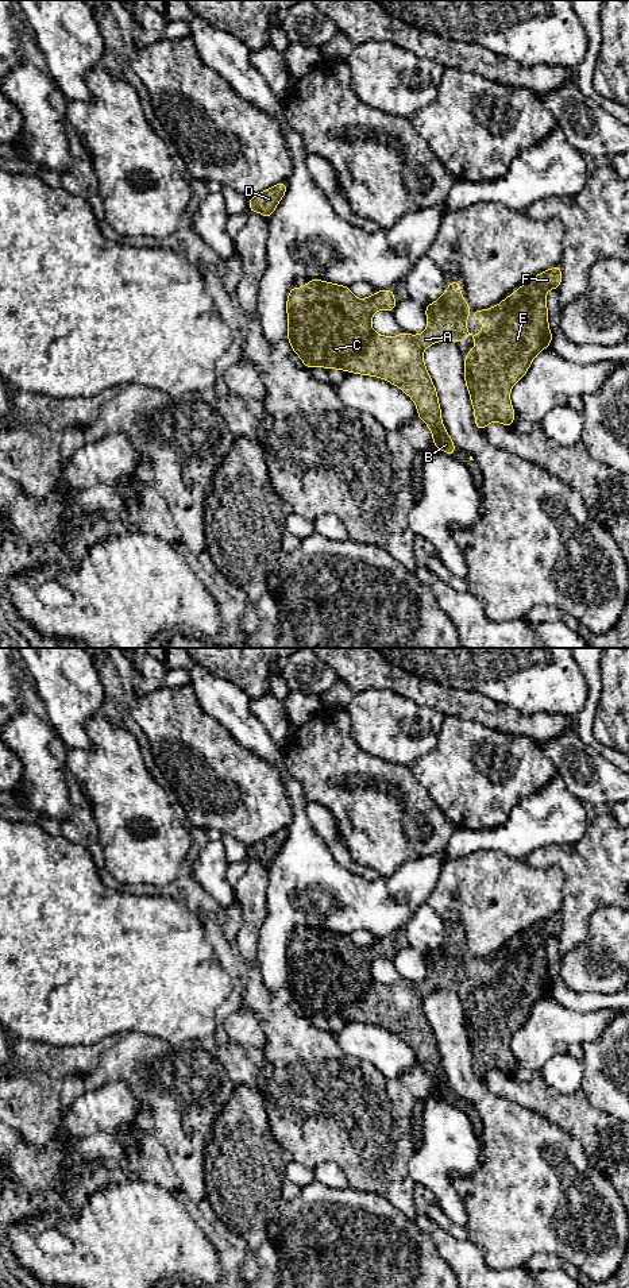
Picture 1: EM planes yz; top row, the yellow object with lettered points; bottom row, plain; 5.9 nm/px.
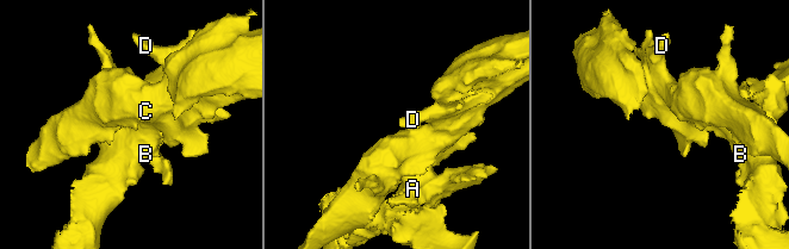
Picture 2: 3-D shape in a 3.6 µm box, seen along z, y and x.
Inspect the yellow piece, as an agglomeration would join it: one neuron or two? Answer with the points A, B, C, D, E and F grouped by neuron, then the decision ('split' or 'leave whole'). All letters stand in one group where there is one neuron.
A B E F / C D | split

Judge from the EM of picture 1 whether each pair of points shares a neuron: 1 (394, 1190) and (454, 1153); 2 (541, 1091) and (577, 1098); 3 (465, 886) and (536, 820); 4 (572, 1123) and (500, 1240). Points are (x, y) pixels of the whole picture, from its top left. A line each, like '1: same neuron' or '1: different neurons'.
1: different neurons
2: same neuron
3: different neurons
4: different neurons

